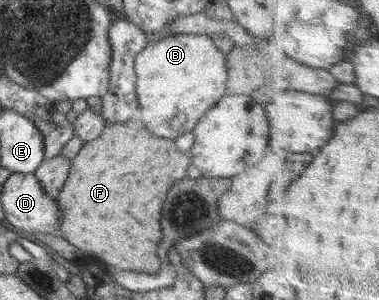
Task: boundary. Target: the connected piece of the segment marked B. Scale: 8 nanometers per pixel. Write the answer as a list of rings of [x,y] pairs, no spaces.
[[[163,34],[160,37],[151,38],[150,43],[143,51],[134,57],[134,70],[136,73],[136,96],[140,107],[142,124],[157,137],[163,139],[175,139],[183,135],[185,131],[191,131],[203,113],[211,109],[219,101],[227,90],[227,63],[226,54],[221,52],[218,44],[207,35],[195,34]]]

